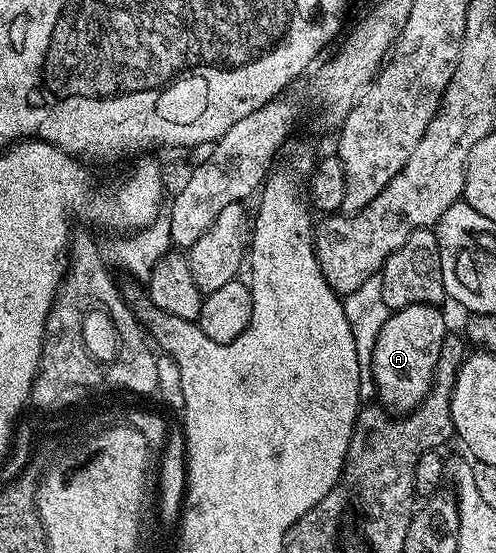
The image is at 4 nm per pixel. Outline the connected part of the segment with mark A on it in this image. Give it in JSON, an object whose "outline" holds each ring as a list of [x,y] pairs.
{"outline":[[[409,305],[393,310],[376,338],[371,359],[376,397],[391,414],[412,412],[426,398],[434,383],[440,347],[448,335],[446,317],[442,311],[436,305]]]}

